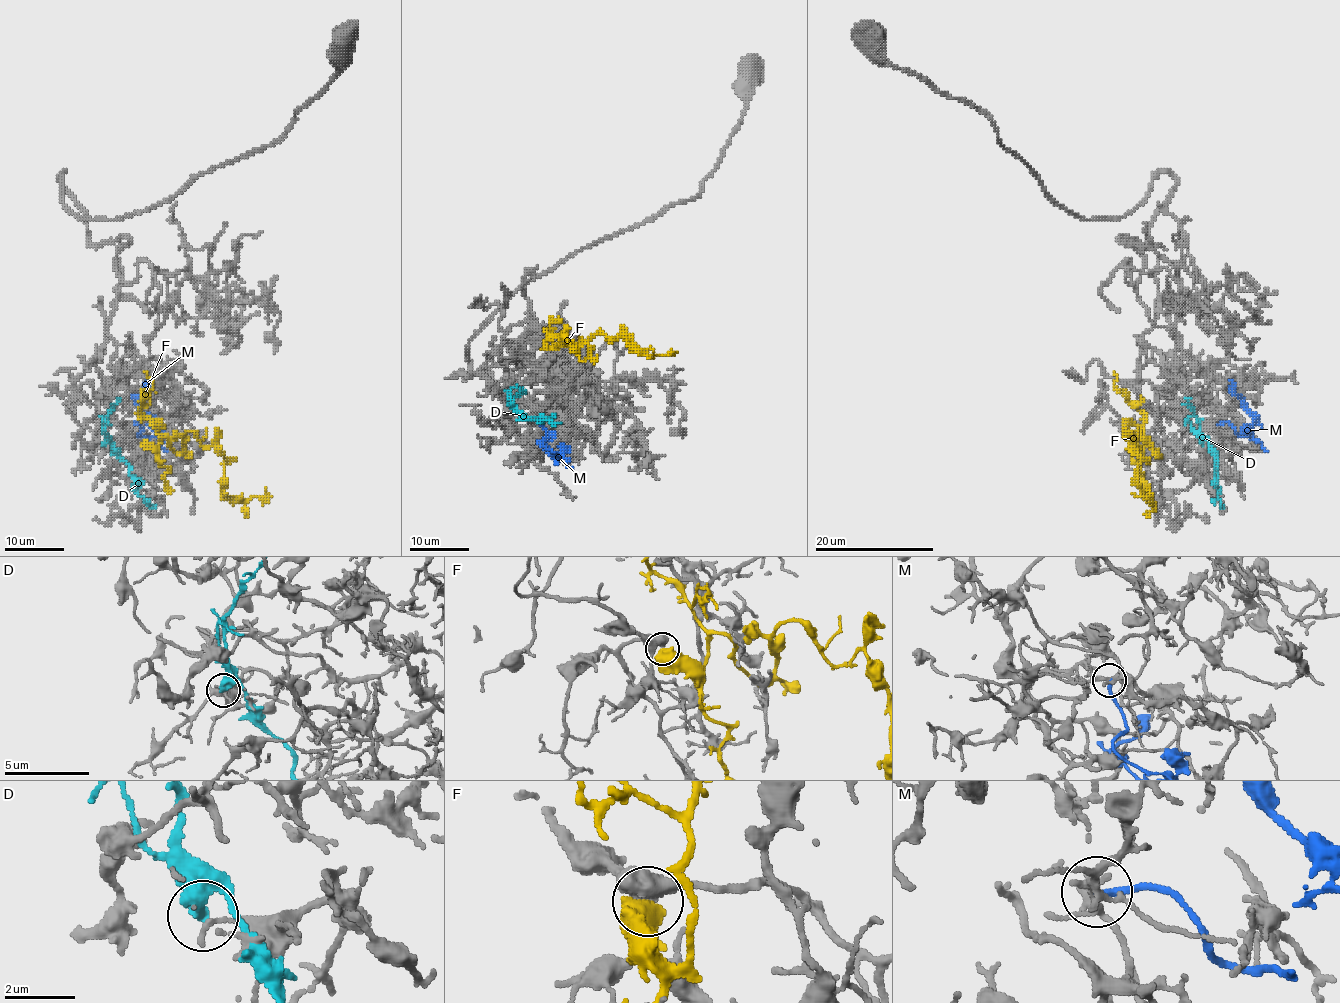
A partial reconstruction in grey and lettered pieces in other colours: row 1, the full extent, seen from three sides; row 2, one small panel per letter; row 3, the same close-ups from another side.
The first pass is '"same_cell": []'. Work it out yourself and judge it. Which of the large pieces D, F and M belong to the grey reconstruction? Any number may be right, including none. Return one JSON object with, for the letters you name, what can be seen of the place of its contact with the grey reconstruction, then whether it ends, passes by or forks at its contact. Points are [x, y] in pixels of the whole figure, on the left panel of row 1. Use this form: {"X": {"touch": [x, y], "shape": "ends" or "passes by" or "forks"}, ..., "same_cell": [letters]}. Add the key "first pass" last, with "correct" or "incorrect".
{"same_cell": [], "first pass": "correct"}

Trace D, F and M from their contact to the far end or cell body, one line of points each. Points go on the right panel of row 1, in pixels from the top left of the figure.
D: (1203, 443), (1208, 442), (1216, 462), (1215, 480), (1219, 505)
F: (1135, 440), (1141, 451), (1142, 440), (1130, 431), (1136, 485), (1153, 501), (1148, 488)
M: (1218, 424), (1225, 422), (1242, 437), (1251, 437), (1254, 416), (1236, 394), (1230, 379)

